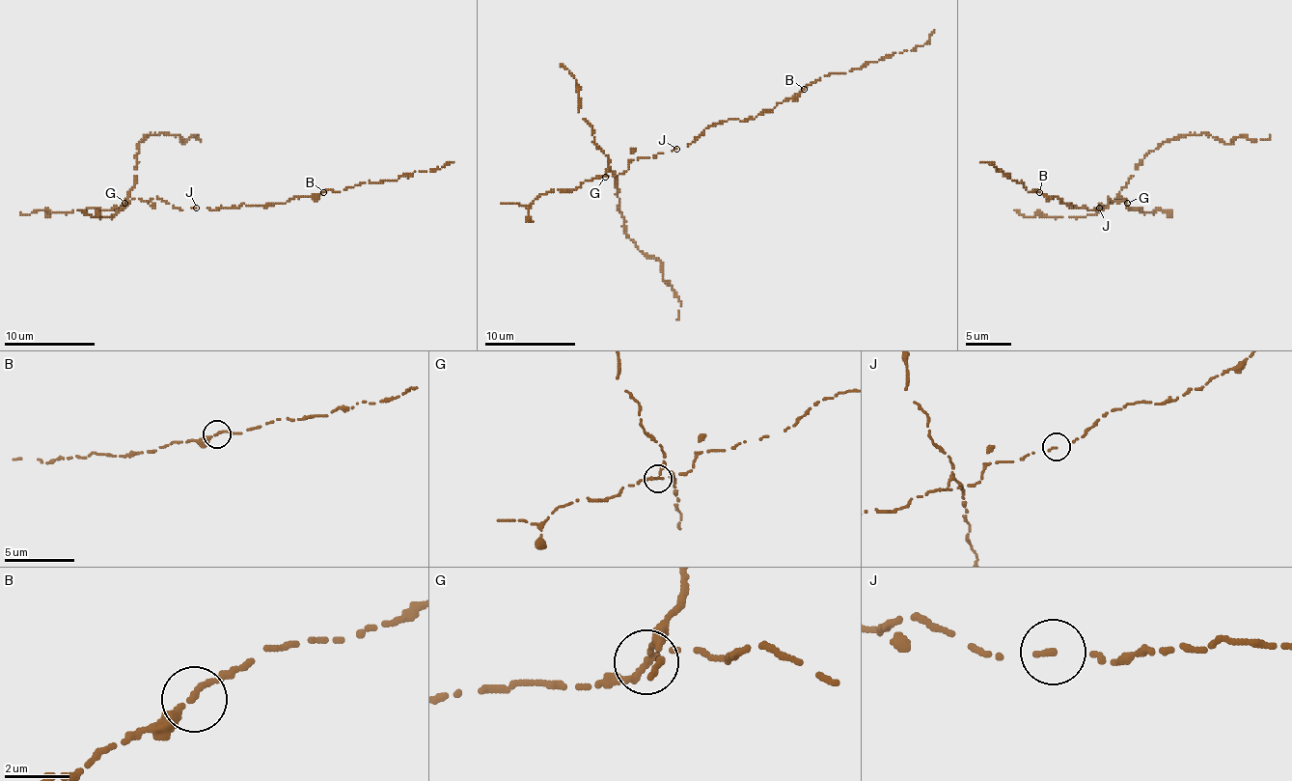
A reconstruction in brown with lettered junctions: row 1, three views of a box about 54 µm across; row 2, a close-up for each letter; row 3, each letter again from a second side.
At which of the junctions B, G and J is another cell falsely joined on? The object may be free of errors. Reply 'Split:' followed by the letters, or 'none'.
Split: G

